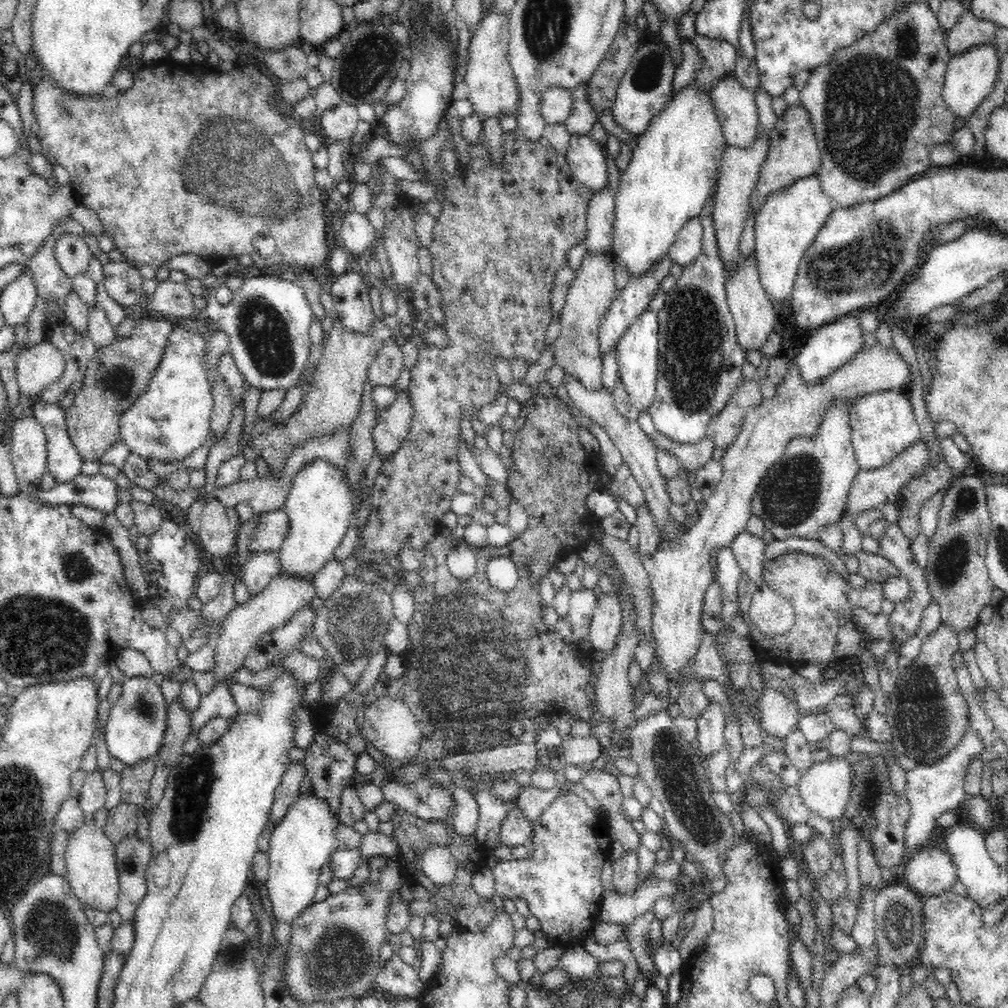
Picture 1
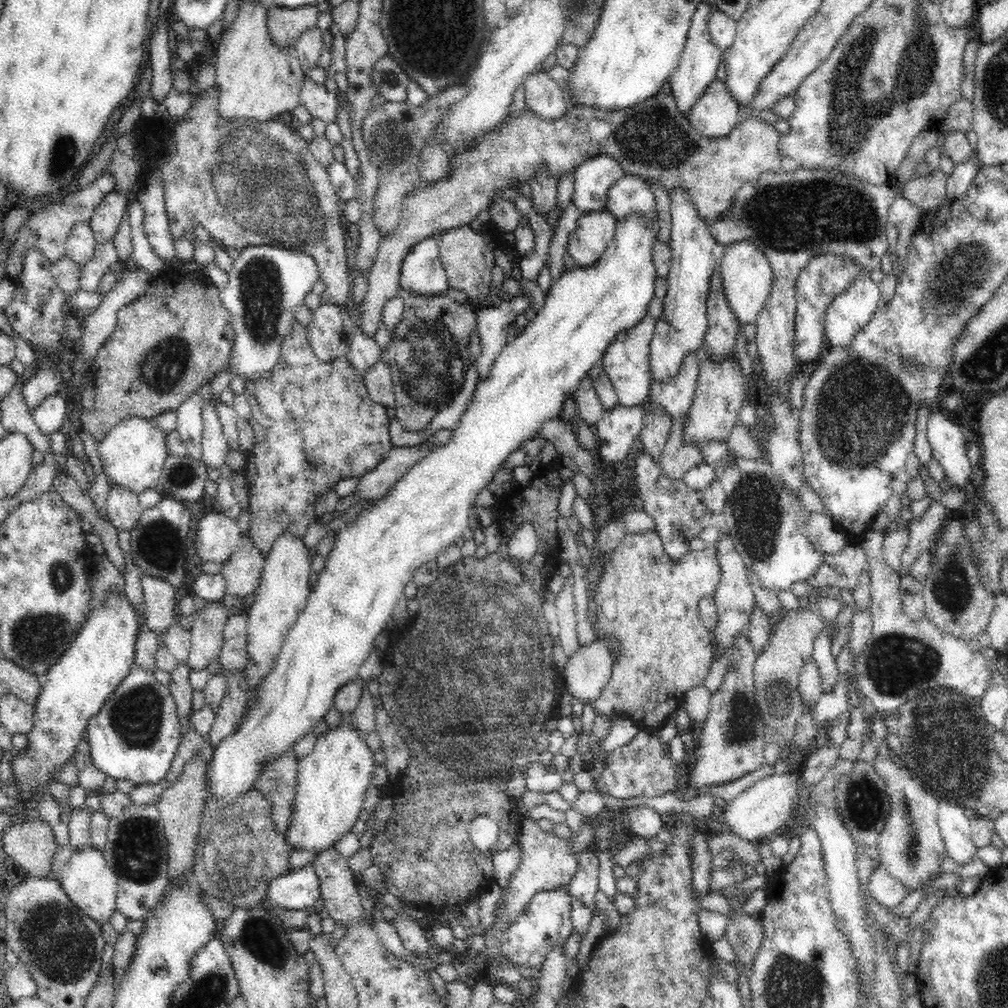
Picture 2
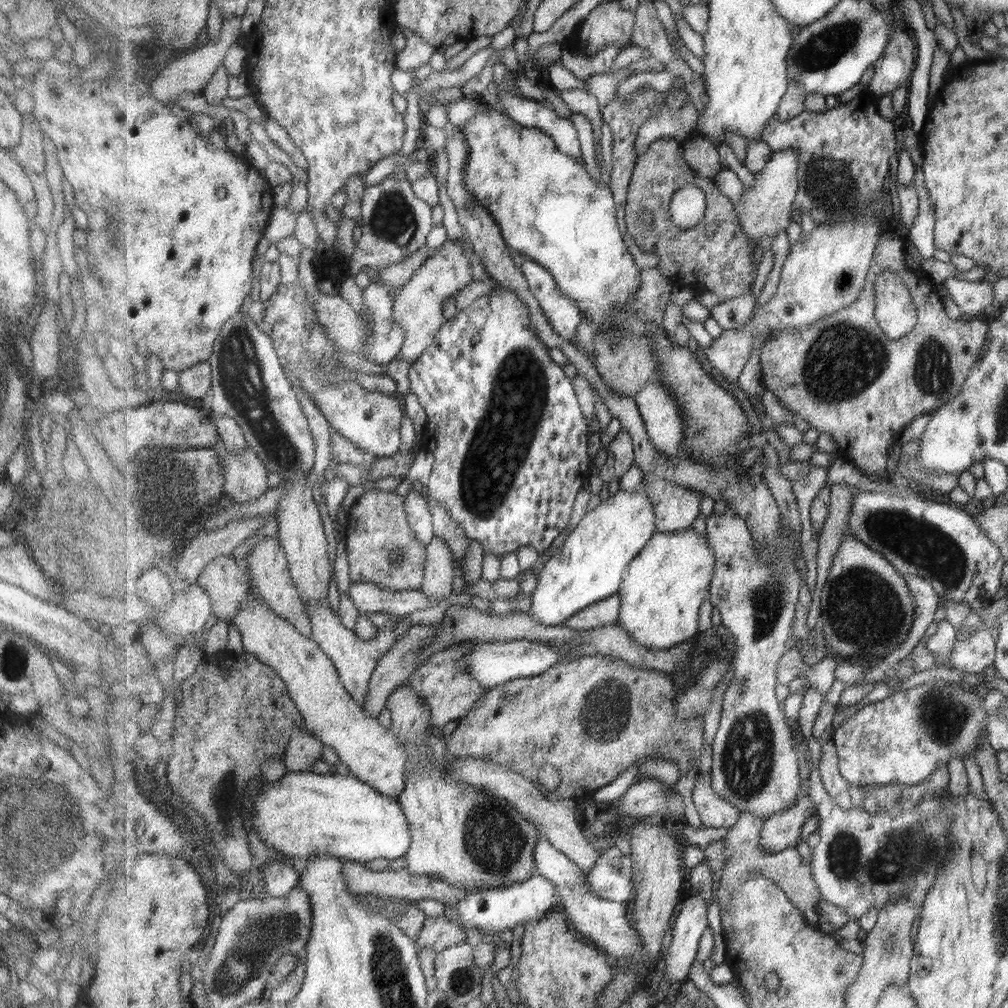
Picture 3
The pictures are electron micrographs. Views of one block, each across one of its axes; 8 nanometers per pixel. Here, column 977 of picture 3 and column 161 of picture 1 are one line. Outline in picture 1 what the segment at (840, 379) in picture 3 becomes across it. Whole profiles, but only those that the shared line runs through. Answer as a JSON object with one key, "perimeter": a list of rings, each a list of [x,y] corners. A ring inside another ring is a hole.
{"perimeter":[[[138,315],[128,338],[97,350],[73,406],[65,410],[68,434],[84,462],[98,461],[109,446],[120,441],[121,416],[147,393],[148,384],[156,376],[160,362],[172,344],[174,328],[176,325],[168,320],[147,320]]]}

